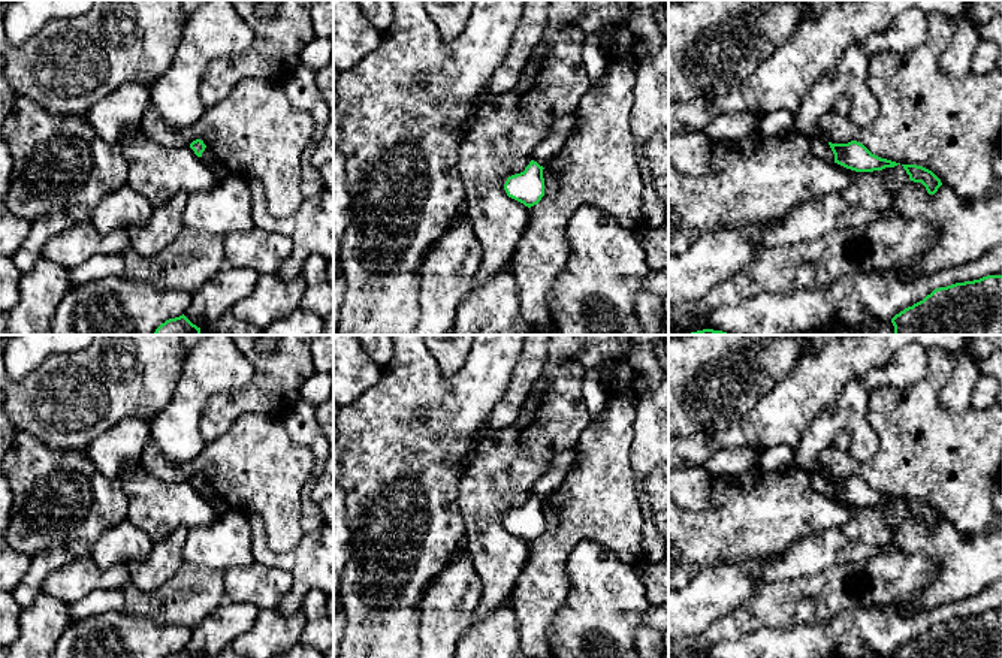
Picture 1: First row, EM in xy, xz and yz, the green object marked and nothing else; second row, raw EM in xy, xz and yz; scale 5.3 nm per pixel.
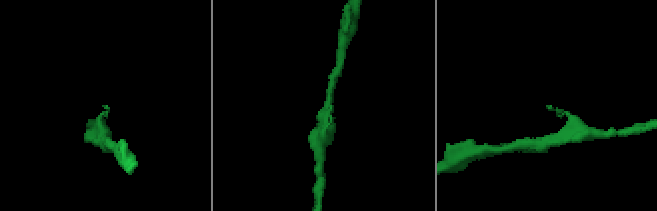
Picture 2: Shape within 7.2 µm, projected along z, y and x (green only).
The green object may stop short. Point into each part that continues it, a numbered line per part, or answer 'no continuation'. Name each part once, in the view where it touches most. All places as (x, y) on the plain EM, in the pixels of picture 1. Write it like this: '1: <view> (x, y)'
no continuation

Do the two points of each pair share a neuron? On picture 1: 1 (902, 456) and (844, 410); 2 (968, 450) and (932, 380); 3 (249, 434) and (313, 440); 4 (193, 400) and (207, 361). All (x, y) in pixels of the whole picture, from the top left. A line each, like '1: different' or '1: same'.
1: different
2: same
3: different
4: same

